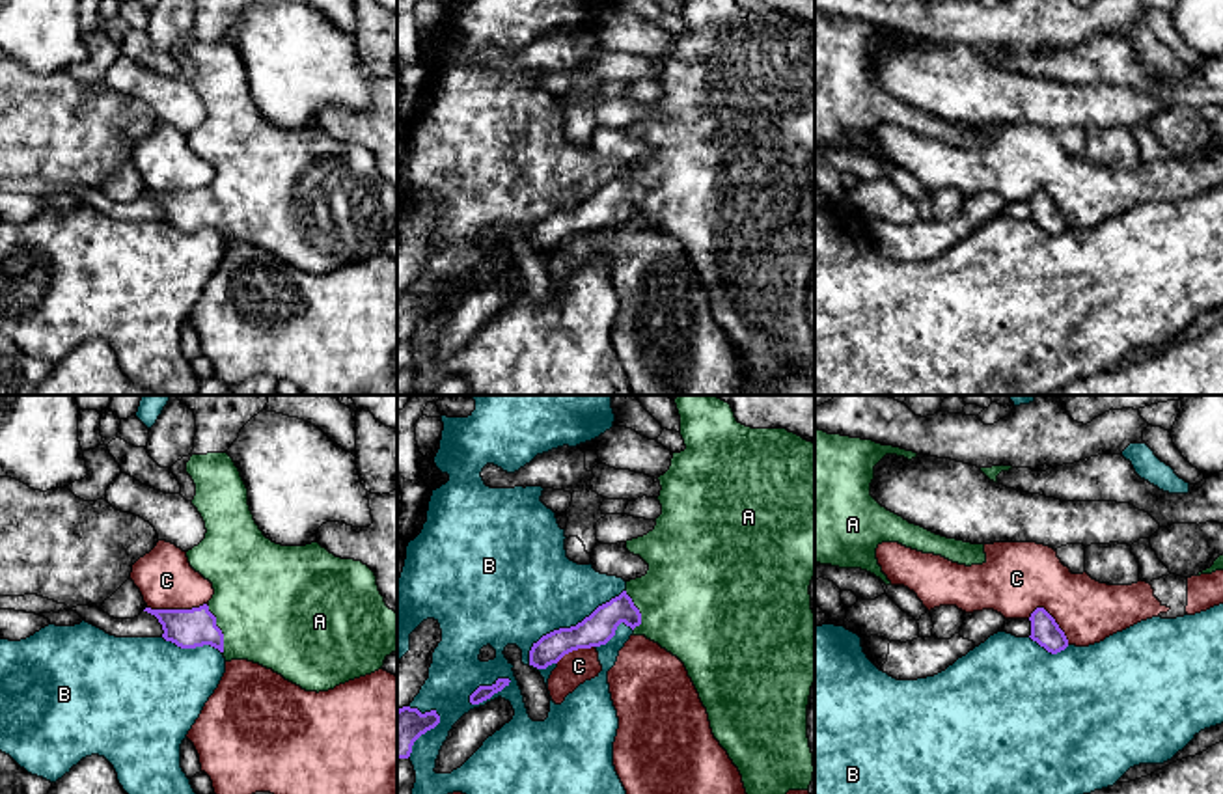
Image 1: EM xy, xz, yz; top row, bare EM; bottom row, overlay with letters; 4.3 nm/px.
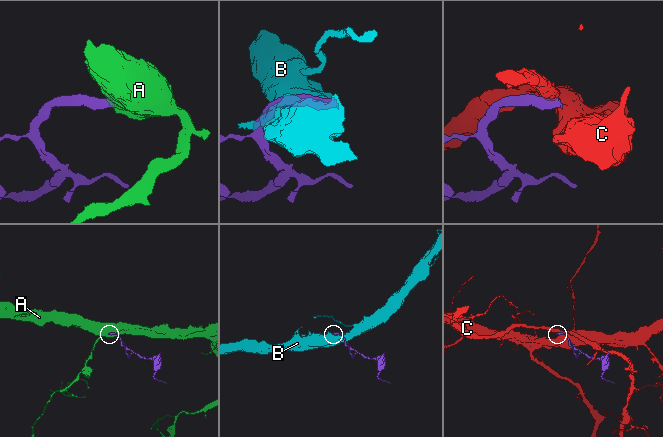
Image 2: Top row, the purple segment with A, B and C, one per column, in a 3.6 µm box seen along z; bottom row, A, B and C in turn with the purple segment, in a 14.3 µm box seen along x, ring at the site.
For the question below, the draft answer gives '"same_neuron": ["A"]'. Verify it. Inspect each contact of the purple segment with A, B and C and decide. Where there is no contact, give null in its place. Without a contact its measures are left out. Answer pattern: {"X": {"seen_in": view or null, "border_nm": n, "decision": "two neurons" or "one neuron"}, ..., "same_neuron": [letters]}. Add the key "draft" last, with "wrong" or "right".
{"A": {"seen_in": "xy", "border_nm": 220, "decision": "one neuron"}, "B": {"seen_in": "xz", "border_nm": 550, "decision": "two neurons"}, "C": {"seen_in": "xy", "border_nm": 260, "decision": "two neurons"}, "same_neuron": ["A"], "draft": "right"}

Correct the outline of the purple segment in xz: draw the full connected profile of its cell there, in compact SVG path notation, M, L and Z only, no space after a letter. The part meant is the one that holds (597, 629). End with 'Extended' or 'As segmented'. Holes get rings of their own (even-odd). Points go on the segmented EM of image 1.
M679 395L675 399L680 416L680 436L686 449L673 453L669 470L658 477L662 514L656 526L643 537L626 541L626 550L639 555L649 570L645 576L626 582L626 589L598 606L589 617L570 628L559 628L543 636L529 650L529 665L546 669L565 654L578 649L606 645L621 623L634 630L632 636L645 636L662 649L677 656L692 678L703 706L707 708L710 729L720 746L727 751L742 775L746 794L787 794L789 790L809 790L815 764L807 738L807 705L815 684L815 611L811 609L809 585L815 578L815 444L787 429L751 429L736 421L729 403L716 395Z. Extended

